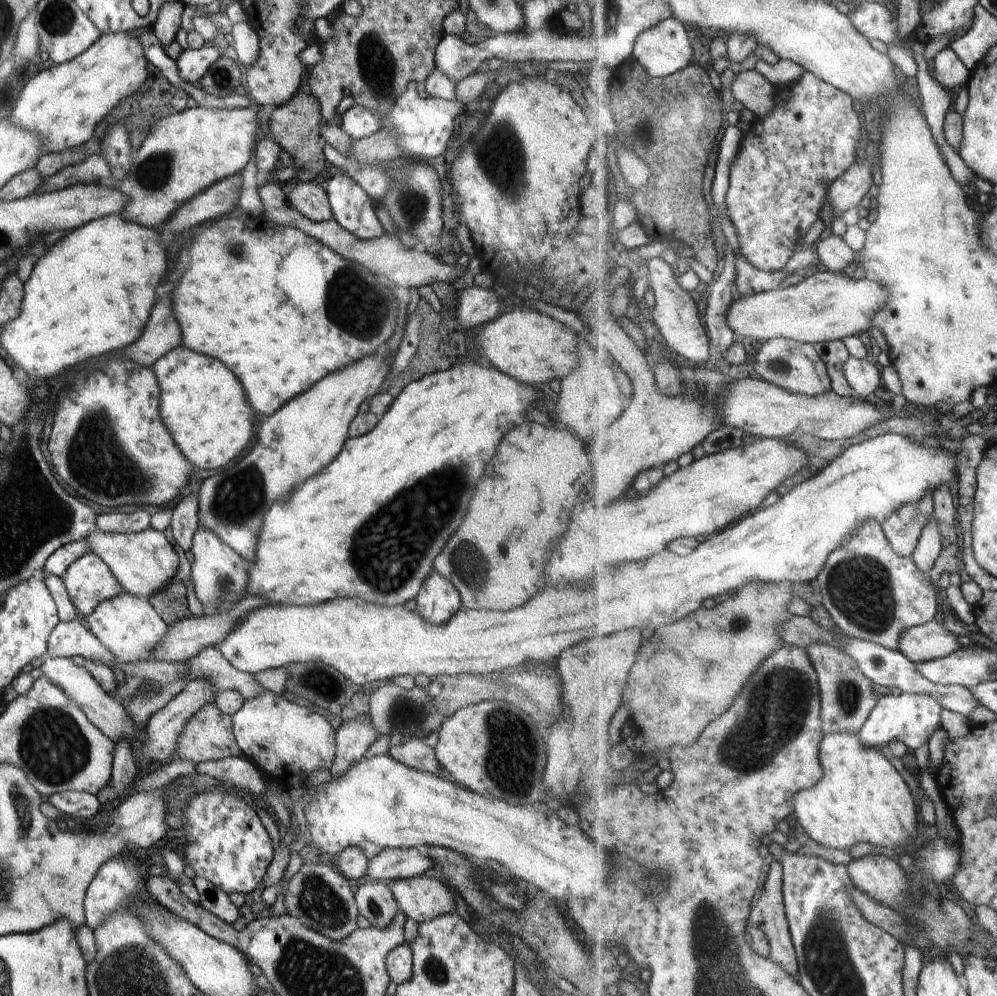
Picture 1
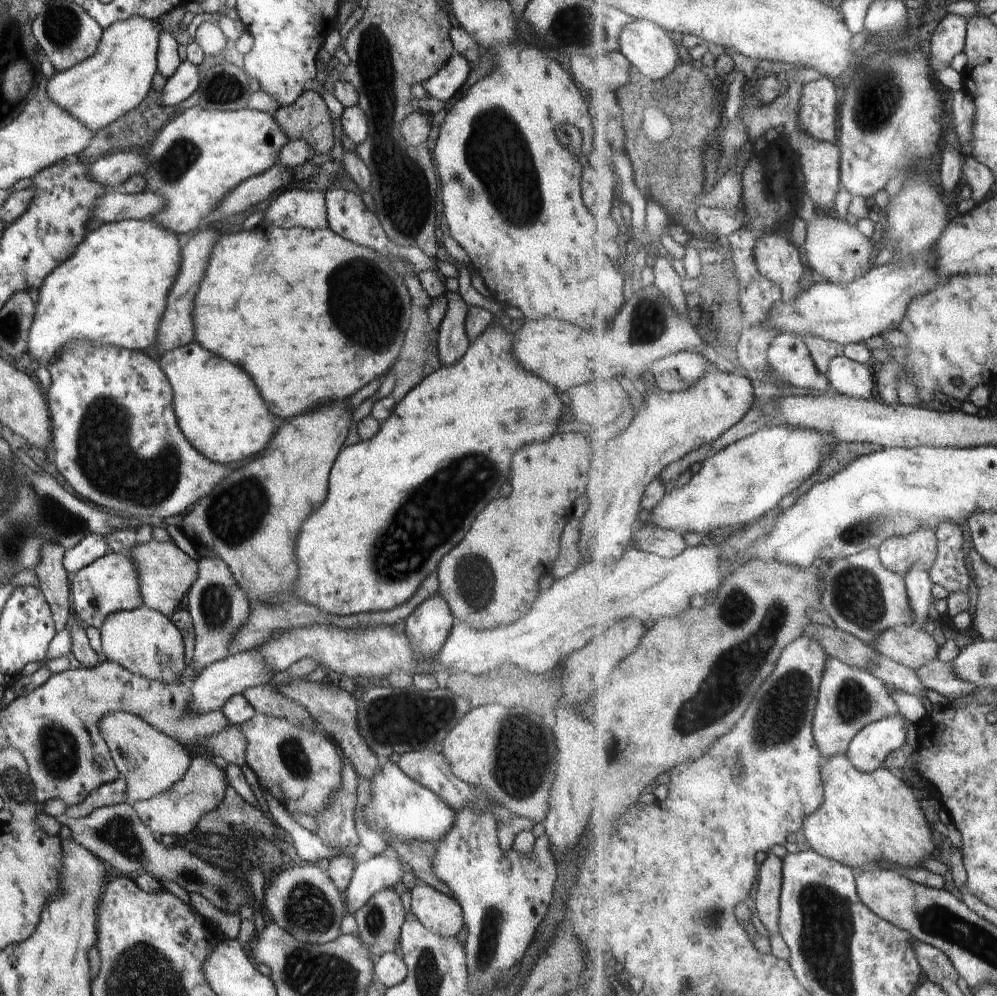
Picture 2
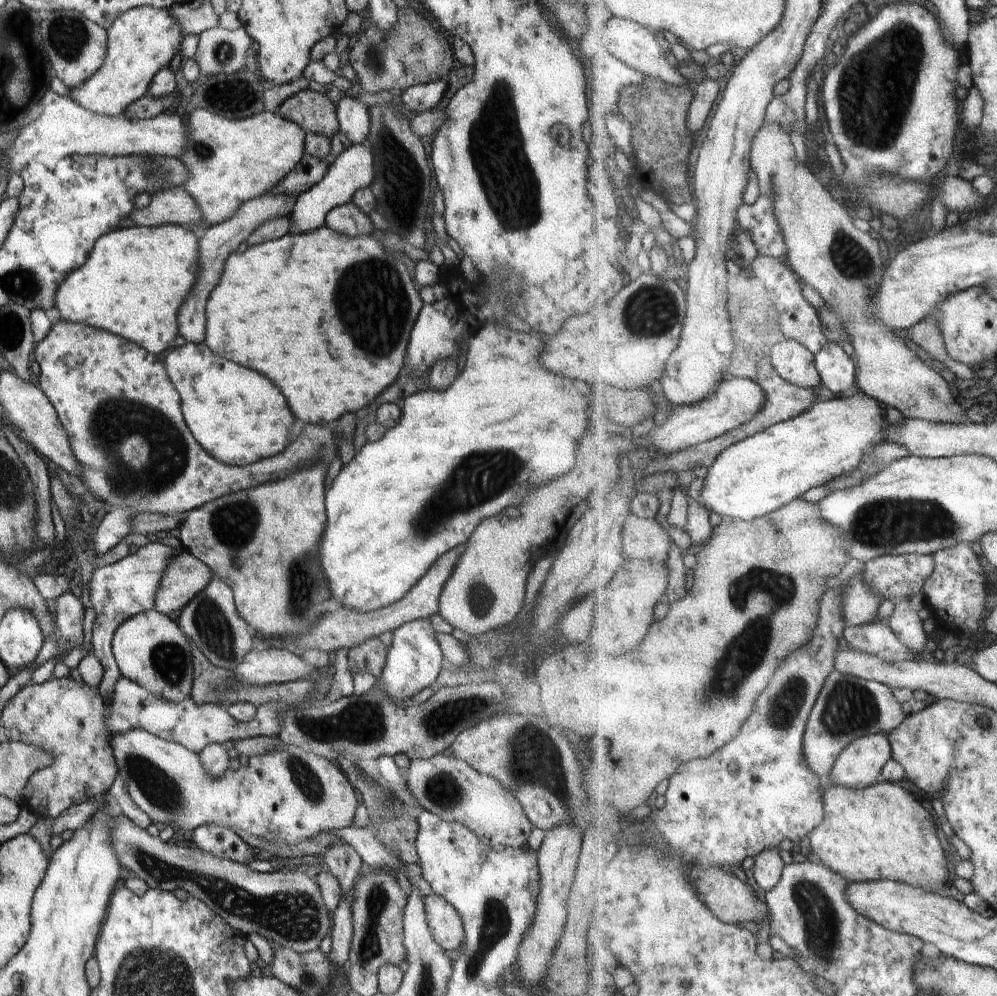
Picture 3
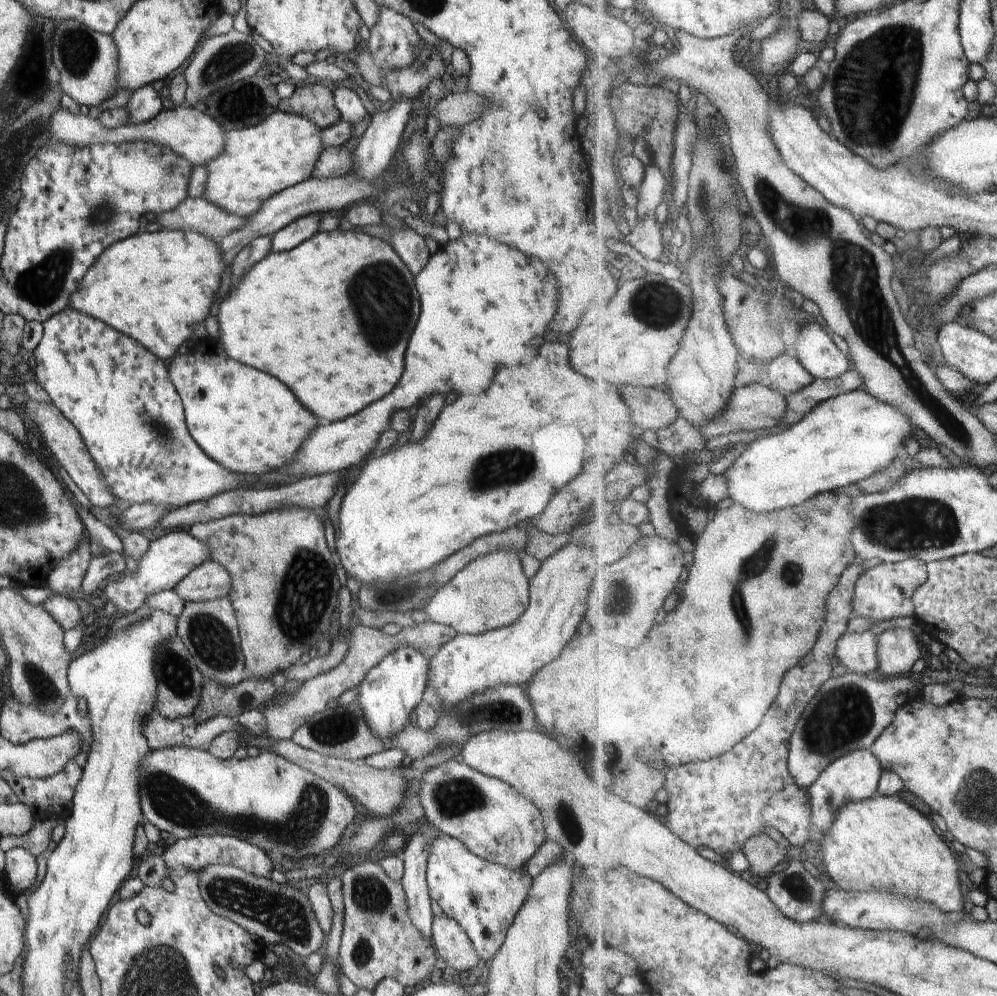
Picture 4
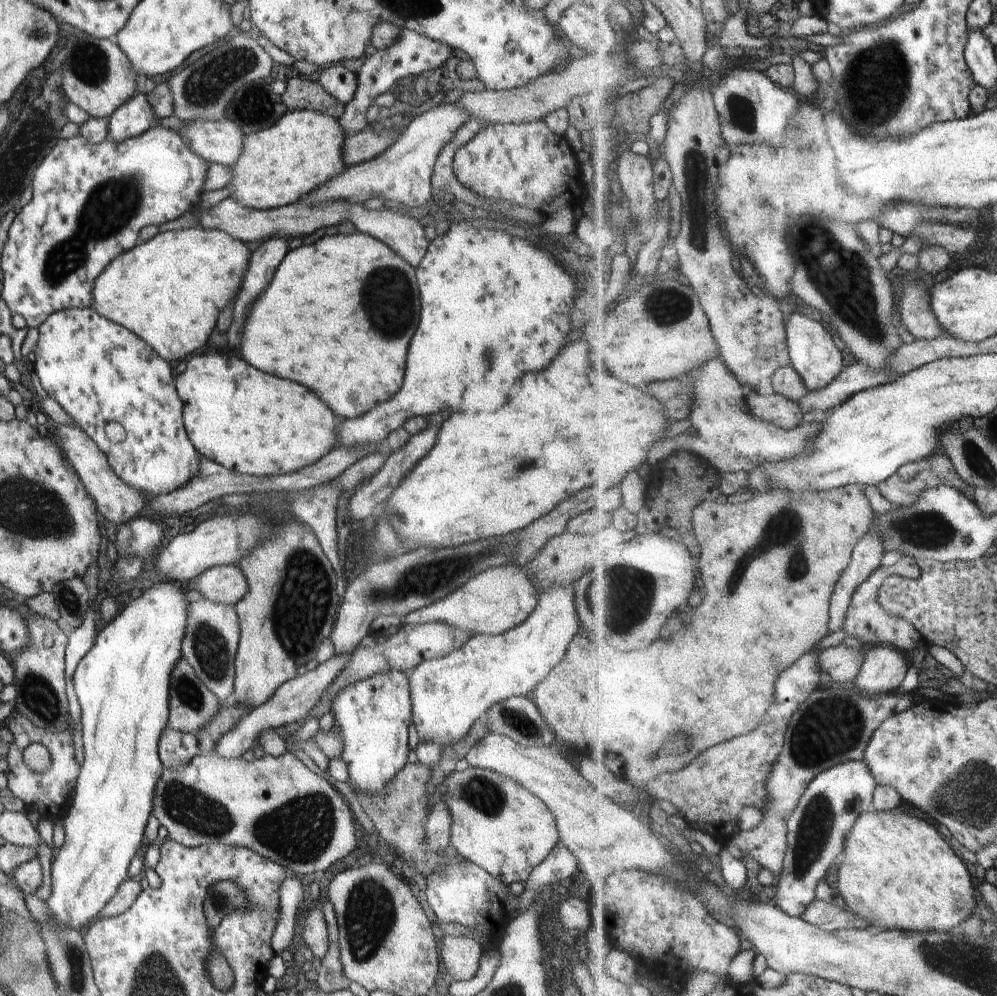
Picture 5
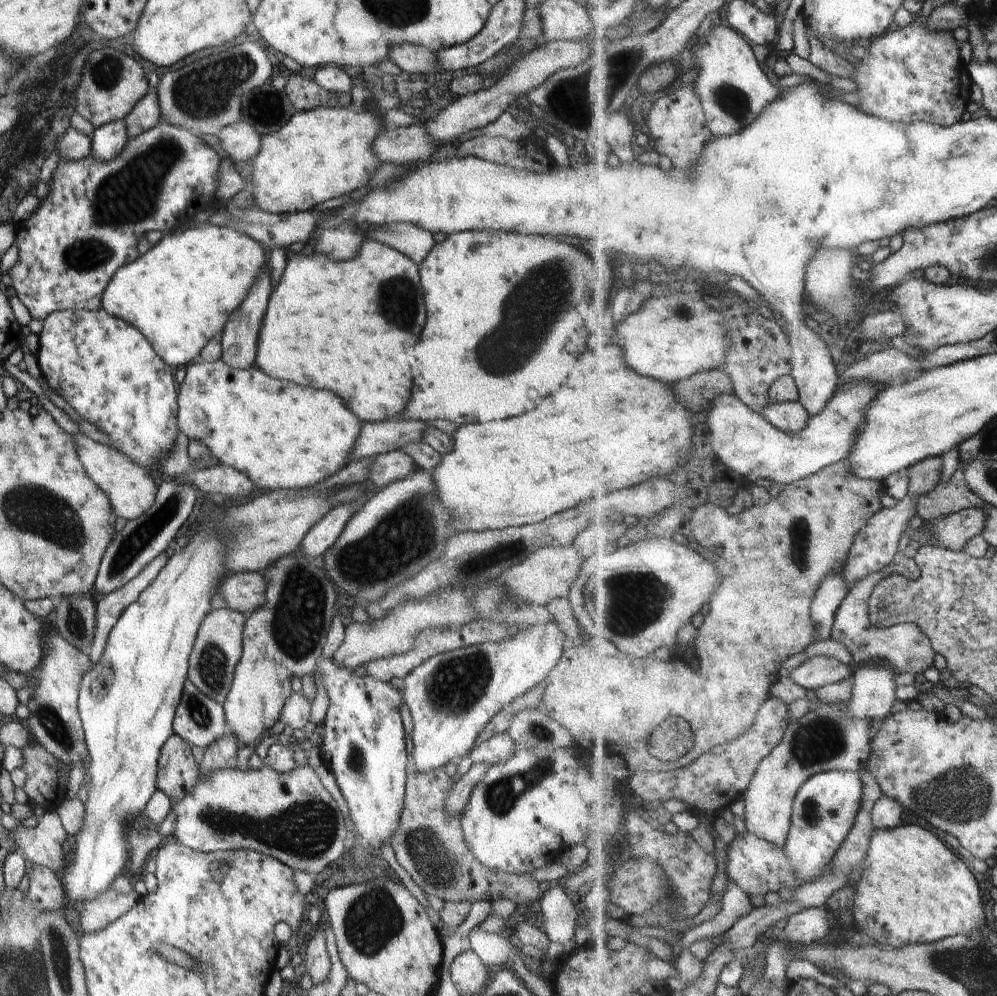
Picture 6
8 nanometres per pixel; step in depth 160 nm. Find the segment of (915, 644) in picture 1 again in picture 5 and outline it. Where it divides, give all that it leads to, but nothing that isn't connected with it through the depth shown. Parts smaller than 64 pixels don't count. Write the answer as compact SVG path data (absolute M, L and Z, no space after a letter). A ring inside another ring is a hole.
M838 645L822 650L819 662L822 670L832 676L834 684L856 683L866 657L866 647L853 649Z

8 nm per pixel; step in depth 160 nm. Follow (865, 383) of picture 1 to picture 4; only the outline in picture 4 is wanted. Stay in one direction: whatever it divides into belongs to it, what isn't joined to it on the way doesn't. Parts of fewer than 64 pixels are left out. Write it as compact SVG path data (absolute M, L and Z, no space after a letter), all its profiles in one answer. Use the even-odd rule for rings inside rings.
M809 323L800 330L793 349L816 379L832 380L850 370L850 358L838 348L825 323Z

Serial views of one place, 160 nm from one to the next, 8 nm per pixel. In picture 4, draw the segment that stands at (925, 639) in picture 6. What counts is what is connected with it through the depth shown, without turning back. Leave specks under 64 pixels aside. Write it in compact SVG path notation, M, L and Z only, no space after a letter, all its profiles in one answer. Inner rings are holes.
M919 558L903 560L899 563L881 563L868 569L857 584L855 592L855 616L865 617L874 623L910 616L917 618L914 596L929 579L929 563Z

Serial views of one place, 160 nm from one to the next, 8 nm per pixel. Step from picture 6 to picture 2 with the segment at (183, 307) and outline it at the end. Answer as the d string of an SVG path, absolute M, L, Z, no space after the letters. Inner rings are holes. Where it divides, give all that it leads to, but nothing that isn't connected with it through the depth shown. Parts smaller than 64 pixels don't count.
M128 219L105 223L96 232L88 233L75 253L59 264L39 288L34 320L27 340L28 354L46 365L64 344L86 339L101 345L112 345L131 351L148 350L157 345L159 324L164 314L167 296L181 269L177 233L150 219Z

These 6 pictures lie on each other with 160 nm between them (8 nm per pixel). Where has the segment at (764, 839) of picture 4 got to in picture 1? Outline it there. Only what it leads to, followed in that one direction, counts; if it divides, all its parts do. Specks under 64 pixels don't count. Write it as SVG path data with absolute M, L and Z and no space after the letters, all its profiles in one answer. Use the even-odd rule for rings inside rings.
M774 860L771 864L768 880L765 886L765 892L758 897L754 910L750 914L749 924L754 924L758 928L763 928L771 942L771 959L787 968L798 980L801 973L799 965L799 956L792 936L791 922L787 915L787 902L785 900L785 870L782 861Z

